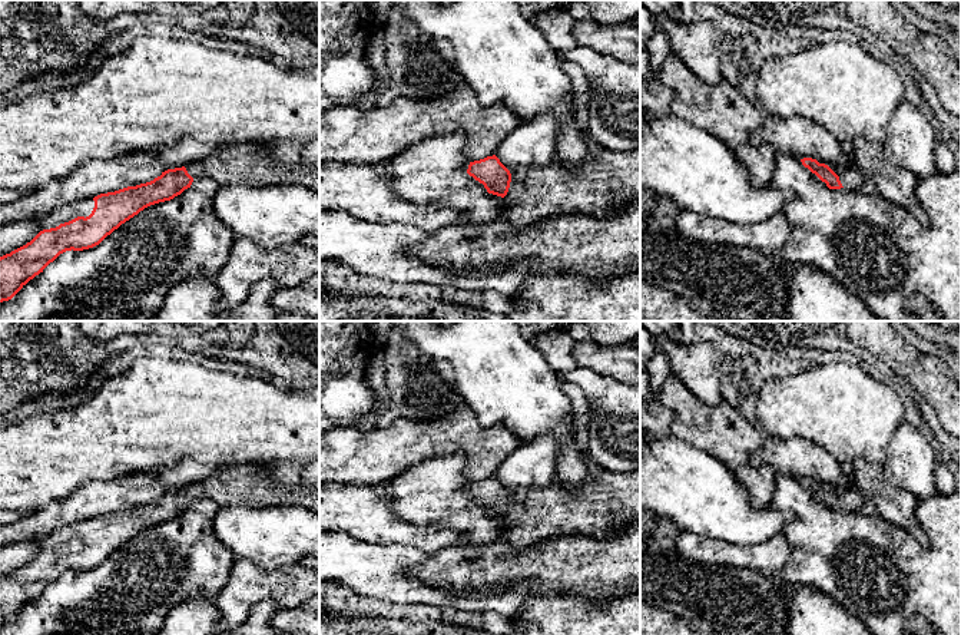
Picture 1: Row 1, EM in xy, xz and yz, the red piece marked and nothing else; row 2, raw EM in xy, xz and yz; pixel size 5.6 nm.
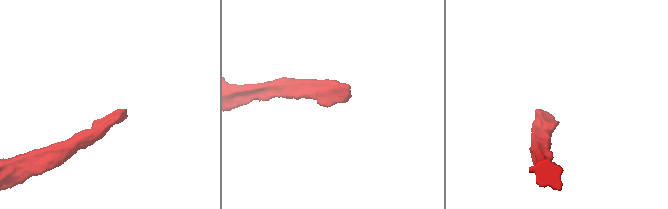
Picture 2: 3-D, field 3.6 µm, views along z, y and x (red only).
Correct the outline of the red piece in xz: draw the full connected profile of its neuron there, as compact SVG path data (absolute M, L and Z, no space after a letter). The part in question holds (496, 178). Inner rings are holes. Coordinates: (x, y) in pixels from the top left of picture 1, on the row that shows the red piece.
M596 142L589 143L586 161L577 168L561 168L553 162L541 168L510 171L493 155L470 162L467 173L484 185L488 194L501 196L501 219L517 231L534 222L559 216L591 214L606 216L630 205L640 205L640 151L609 151Z

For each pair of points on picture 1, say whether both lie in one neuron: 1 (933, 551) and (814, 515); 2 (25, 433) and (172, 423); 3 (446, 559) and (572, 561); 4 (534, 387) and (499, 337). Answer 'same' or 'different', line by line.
1: same
2: same
3: same
4: same

